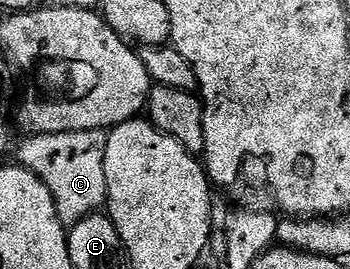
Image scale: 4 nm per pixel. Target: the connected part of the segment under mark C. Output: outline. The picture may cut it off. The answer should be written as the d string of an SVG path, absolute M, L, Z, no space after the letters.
M73 131L51 135L30 135L18 151L17 162L27 167L52 193L56 213L63 225L79 223L84 217L101 212L106 206L104 153L106 135L100 131Z

